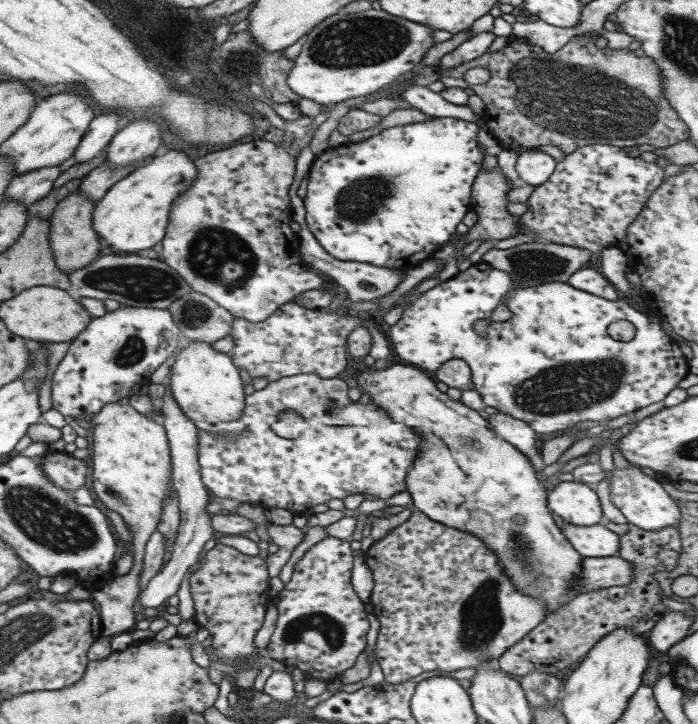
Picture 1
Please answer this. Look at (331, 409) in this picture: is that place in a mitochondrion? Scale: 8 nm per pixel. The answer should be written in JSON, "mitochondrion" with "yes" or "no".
{"mitochondrion":"yes"}

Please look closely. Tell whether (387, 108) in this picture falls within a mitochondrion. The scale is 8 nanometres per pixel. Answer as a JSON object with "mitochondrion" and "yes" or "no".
{"mitochondrion":"no"}

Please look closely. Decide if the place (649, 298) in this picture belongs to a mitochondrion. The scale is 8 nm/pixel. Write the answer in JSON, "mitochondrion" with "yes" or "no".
{"mitochondrion":"no"}

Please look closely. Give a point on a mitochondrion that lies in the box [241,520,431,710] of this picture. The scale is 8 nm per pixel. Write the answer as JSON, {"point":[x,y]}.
{"point":[334,630]}

